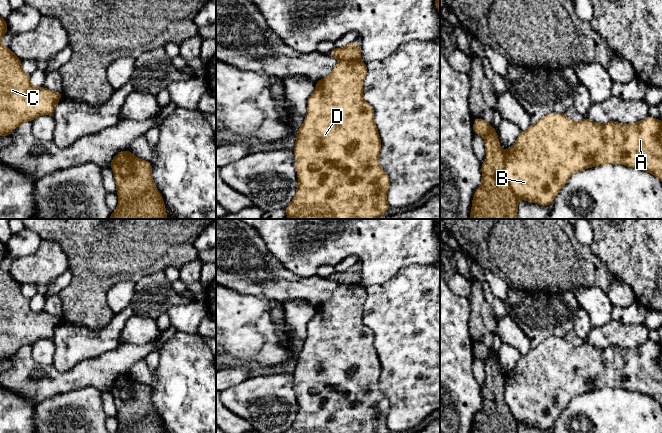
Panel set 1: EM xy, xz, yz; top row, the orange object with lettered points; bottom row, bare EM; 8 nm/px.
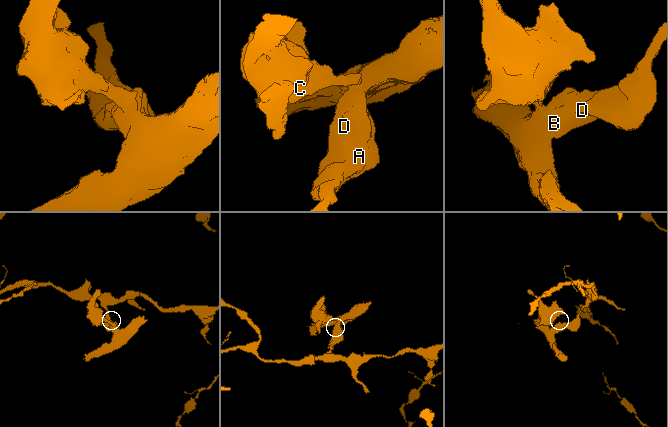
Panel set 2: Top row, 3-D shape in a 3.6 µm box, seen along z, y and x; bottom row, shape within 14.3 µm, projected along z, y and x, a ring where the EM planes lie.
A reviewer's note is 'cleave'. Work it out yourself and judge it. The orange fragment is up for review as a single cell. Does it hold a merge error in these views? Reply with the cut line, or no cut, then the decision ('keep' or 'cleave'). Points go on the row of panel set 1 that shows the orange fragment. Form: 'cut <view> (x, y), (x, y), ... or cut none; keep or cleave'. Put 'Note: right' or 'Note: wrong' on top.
Note: right
cut xy (134, 155), (132, 159), (134, 172), (130, 176), (123, 177); cleave

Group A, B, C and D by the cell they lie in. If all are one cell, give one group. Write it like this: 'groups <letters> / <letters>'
groups A B D / C

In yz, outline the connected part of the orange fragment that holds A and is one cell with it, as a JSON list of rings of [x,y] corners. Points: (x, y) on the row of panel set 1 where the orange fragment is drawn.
[[[549,113],[527,130],[504,155],[504,177],[515,198],[549,206],[569,177],[597,165],[622,164],[648,171],[662,182],[662,121],[650,115],[632,124],[599,125],[587,118],[573,122],[565,113]]]

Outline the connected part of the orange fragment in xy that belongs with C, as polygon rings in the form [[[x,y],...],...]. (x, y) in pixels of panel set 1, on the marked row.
[[[0,43],[0,136],[11,135],[21,123],[32,122],[40,115],[53,116],[56,104],[64,95],[45,87],[33,87],[30,74],[22,70],[21,62],[9,46],[3,47]]]

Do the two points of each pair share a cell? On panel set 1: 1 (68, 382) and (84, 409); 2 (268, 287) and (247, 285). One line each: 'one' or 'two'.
1: two
2: one

